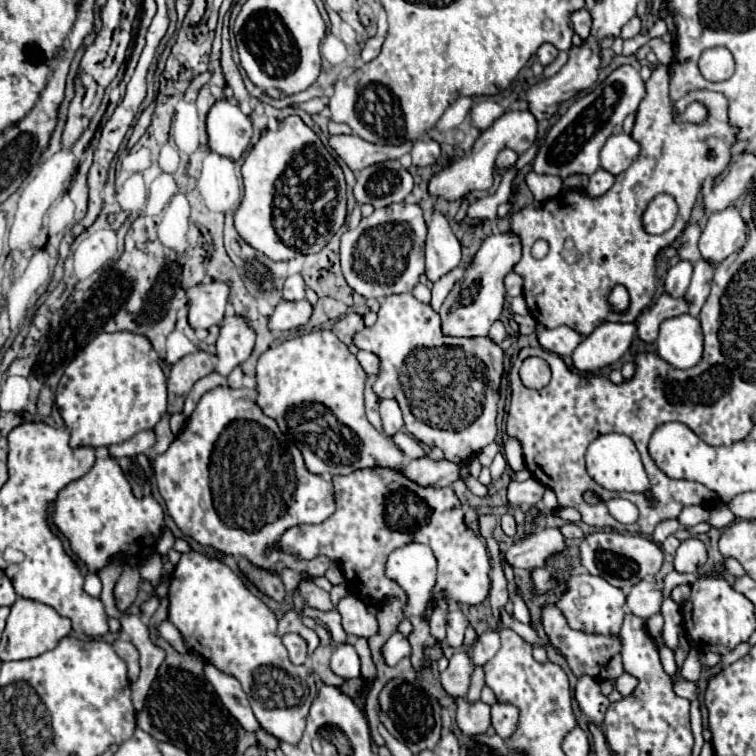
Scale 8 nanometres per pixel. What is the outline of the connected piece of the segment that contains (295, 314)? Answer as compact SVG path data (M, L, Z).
M306 299L280 301L274 309L274 313L268 317L268 329L274 333L290 331L290 329L306 325L310 315L312 315L312 305Z

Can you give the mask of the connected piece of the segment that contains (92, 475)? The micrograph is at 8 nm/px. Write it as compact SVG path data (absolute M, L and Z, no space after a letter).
M98 447L94 467L84 477L68 483L58 493L56 507L54 507L54 523L68 537L72 551L88 565L88 571L96 573L98 569L102 569L108 563L110 557L114 557L118 553L122 553L122 559L130 565L136 565L136 563L144 561L150 555L152 547L156 545L156 541L160 537L160 531L162 531L162 525L164 525L164 511L152 495L136 499L132 495L130 483L124 477L124 471L120 469L120 465L110 457L106 447Z

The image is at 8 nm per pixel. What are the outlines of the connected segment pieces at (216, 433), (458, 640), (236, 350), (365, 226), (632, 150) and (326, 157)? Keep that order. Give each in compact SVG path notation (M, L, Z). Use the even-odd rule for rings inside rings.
M216 387L208 393L202 395L202 399L198 401L194 413L188 417L186 421L186 427L182 429L180 435L176 435L176 439L170 443L170 447L166 449L166 453L162 455L156 455L154 457L154 473L156 473L156 481L158 481L158 489L160 489L160 495L166 503L166 509L170 505L170 517L174 519L174 523L180 527L180 531L188 537L192 537L194 541L202 543L202 545L210 545L226 555L240 555L240 557L246 557L250 563L258 565L258 567L264 567L264 569L272 569L272 571L280 571L284 567L290 567L298 573L302 571L308 571L310 575L324 575L328 565L330 565L330 559L324 557L324 559L310 559L310 561L302 561L302 559L286 559L284 555L264 555L264 549L274 549L278 545L278 539L282 537L282 533L290 527L296 527L296 525L302 525L302 523L322 523L326 521L334 511L336 511L336 503L334 503L334 491L332 491L332 481L324 479L322 475L314 475L306 469L304 465L304 459L302 459L302 453L298 451L298 447L294 443L290 443L284 433L278 429L276 421L266 417L262 413L262 409L256 405L256 395L258 391L256 389L232 389L232 387Z
M454 607L450 613L448 613L448 635L446 635L446 641L452 645L452 647L462 647L462 639L464 639L464 631L468 627L468 619L466 615L462 613L460 607Z
M226 315L220 325L220 335L216 343L218 349L216 371L220 375L228 375L234 367L246 361L252 353L254 339L256 339L256 331L250 327L246 317Z
M394 203L384 209L376 209L370 217L364 217L356 229L348 229L342 235L340 261L342 261L342 271L344 271L348 285L366 299L412 291L414 285L418 283L420 275L424 273L424 255L422 255L424 241L426 241L426 223L424 223L420 205Z
M622 131L608 137L608 141L604 143L600 153L600 165L608 169L612 175L618 175L630 167L630 163L638 157L638 153L640 153L638 141L634 141L628 133Z
M298 115L286 117L286 119L280 123L278 131L266 131L266 133L260 137L260 141L252 147L252 151L250 151L250 153L246 155L246 159L244 159L242 177L244 177L244 189L246 189L246 193L244 193L244 199L242 199L242 203L240 203L240 207L238 207L236 215L234 215L236 231L238 231L238 235L240 235L250 247L254 247L256 251L264 253L264 255L266 255L268 259L272 259L272 261L288 261L288 259L292 259L296 253L306 253L306 255L308 255L308 253L318 253L318 251L322 251L324 245L334 237L334 233L344 225L344 219L346 219L346 181L344 181L344 173L342 173L340 165L334 161L334 157L328 153L328 149L322 145L322 141L318 139L318 135L316 135L308 125L304 125L304 121L302 121Z

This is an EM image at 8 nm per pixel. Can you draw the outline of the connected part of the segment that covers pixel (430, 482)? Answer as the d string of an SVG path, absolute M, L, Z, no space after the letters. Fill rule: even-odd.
M424 457L424 459L412 459L404 469L402 473L422 485L422 487L444 487L444 485L450 485L452 481L458 481L458 471L460 467L468 467L468 461L462 461L462 463L452 463L452 461L434 461L430 457Z

